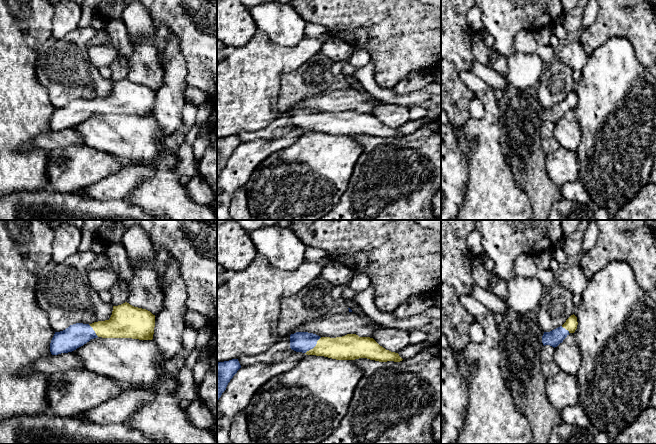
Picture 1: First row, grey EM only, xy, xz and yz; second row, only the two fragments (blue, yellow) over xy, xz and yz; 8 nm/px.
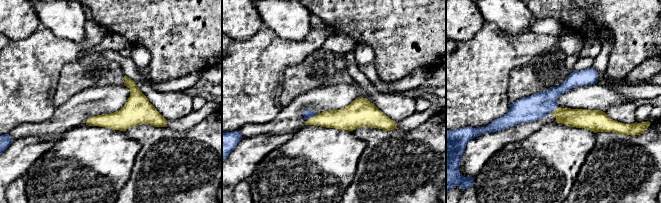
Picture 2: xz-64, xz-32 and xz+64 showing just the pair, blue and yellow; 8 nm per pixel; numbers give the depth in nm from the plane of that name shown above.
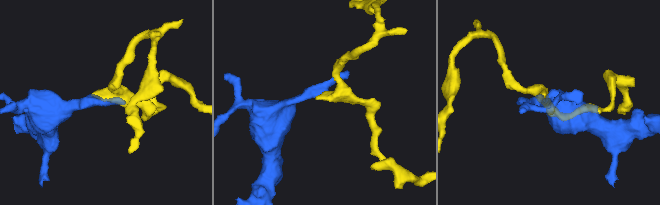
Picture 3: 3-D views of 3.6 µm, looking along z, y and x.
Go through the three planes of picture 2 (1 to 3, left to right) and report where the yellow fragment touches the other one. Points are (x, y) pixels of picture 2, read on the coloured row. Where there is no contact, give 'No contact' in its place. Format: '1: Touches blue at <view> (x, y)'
1: No contact
2: Touches blue at xz-32 (312, 117)
3: Touches blue at xz+64 (554, 109)

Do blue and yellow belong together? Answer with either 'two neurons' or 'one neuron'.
one neuron

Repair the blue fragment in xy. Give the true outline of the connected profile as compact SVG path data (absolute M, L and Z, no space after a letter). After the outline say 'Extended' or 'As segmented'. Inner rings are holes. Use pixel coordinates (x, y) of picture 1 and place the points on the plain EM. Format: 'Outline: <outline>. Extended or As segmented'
Outline: M125 78L113 82L109 96L92 100L76 99L63 107L55 108L50 128L52 131L72 128L97 113L152 116L154 103L155 91Z. Extended

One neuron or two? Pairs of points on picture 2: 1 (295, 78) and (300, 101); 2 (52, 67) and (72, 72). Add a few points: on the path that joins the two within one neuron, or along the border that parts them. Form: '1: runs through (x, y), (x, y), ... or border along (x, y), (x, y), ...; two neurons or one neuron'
1: border along (321, 86), (298, 95), (283, 107); two neurons
2: border along (80, 58), (63, 66), (55, 92); two neurons

